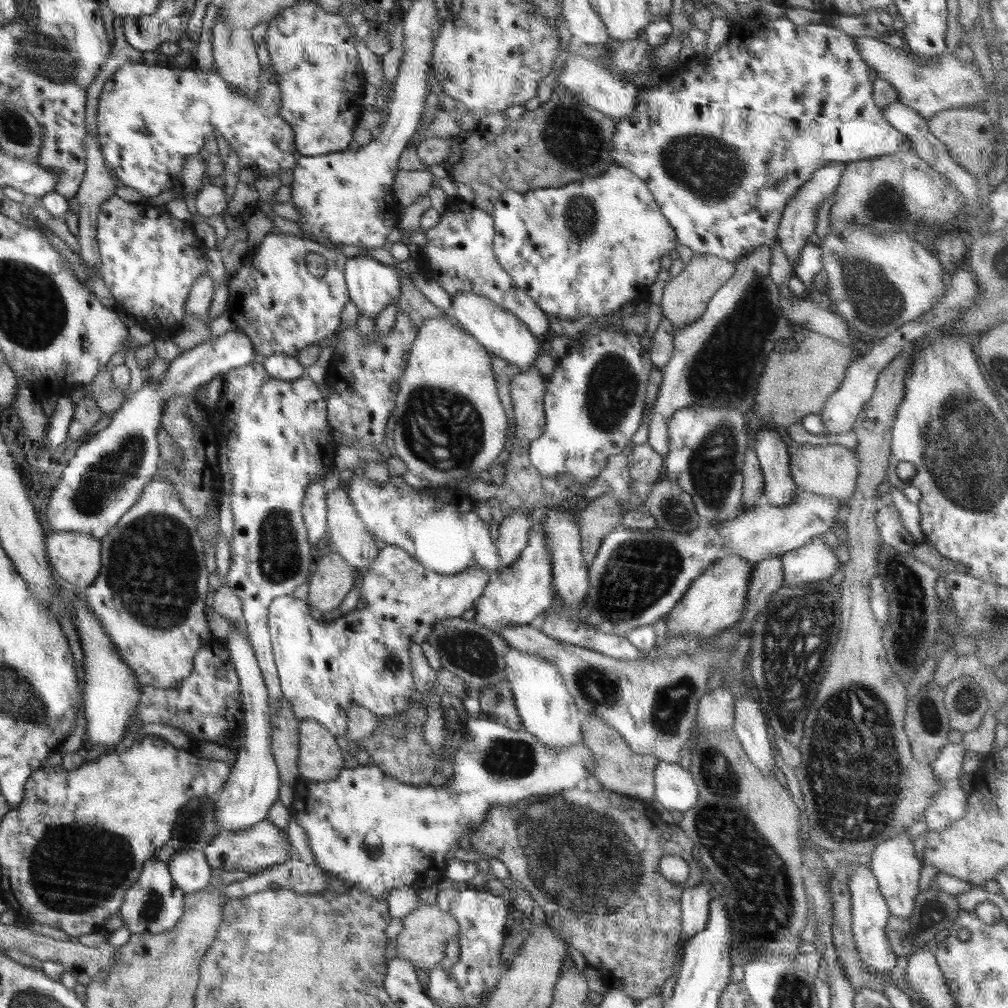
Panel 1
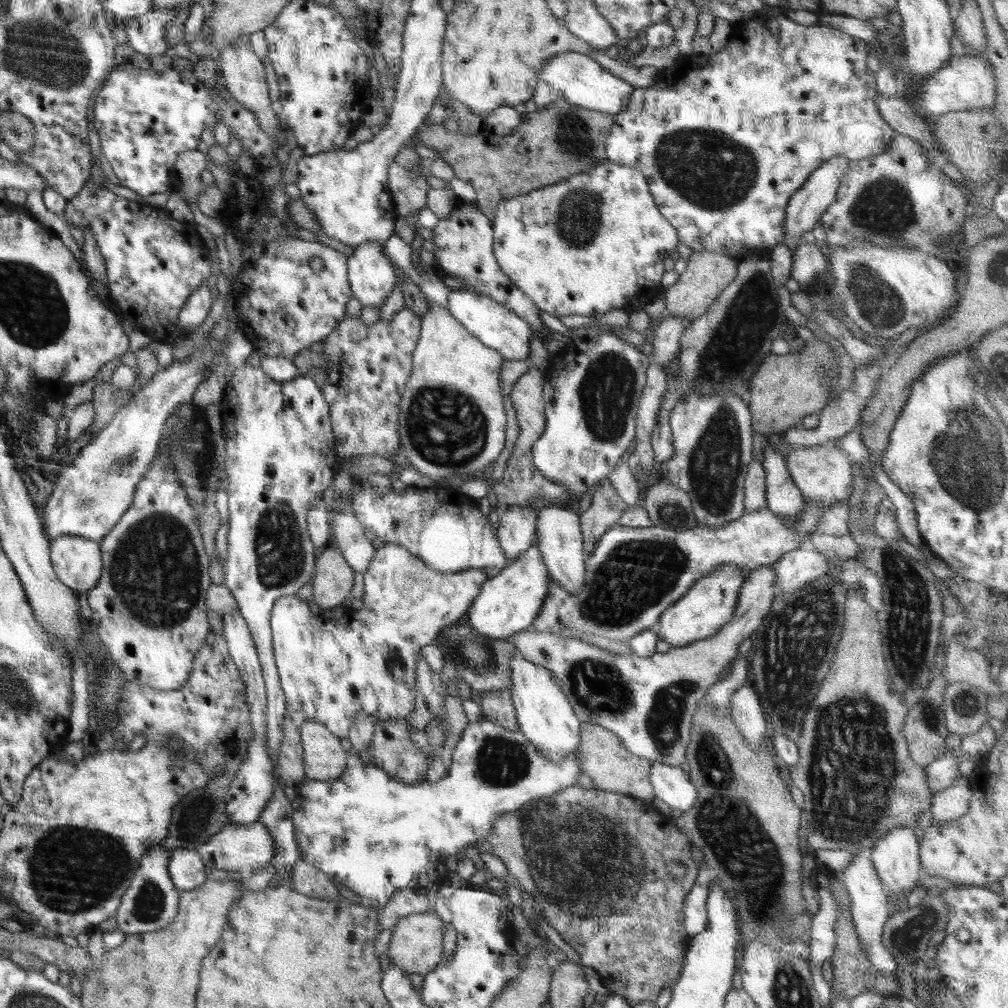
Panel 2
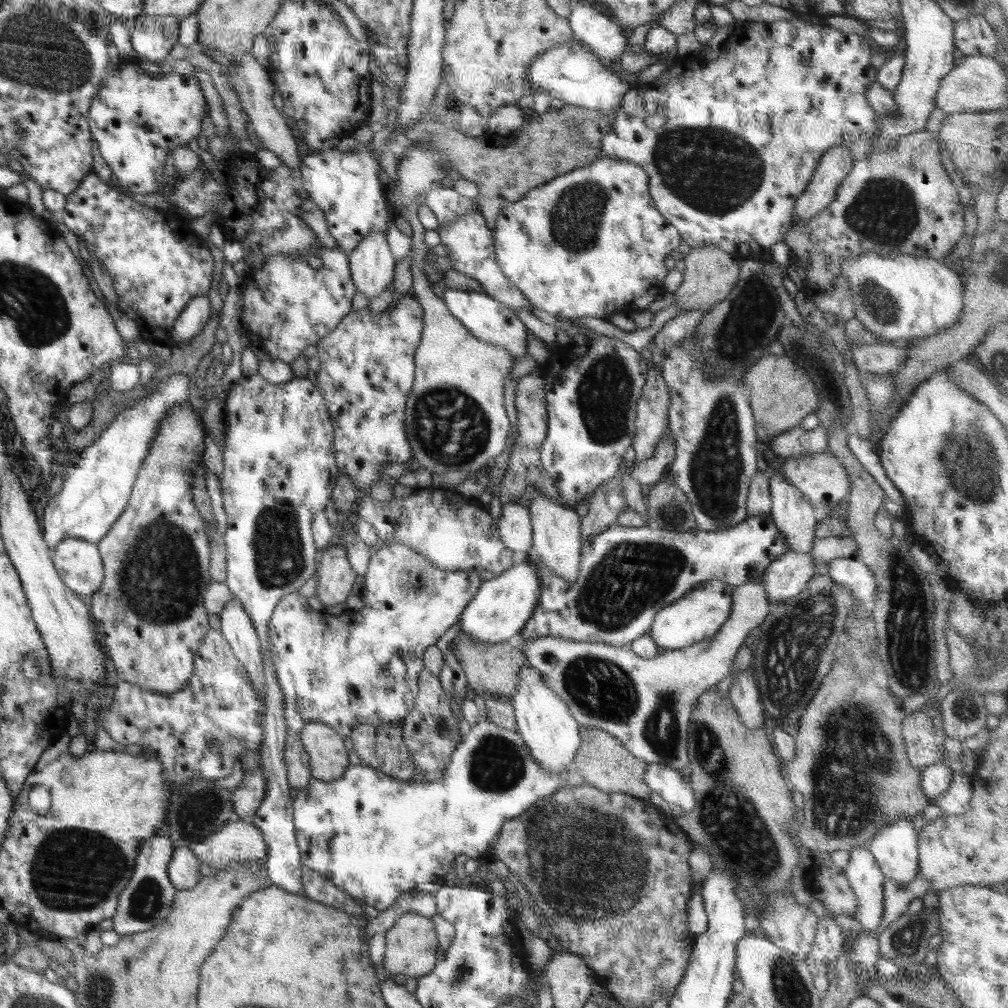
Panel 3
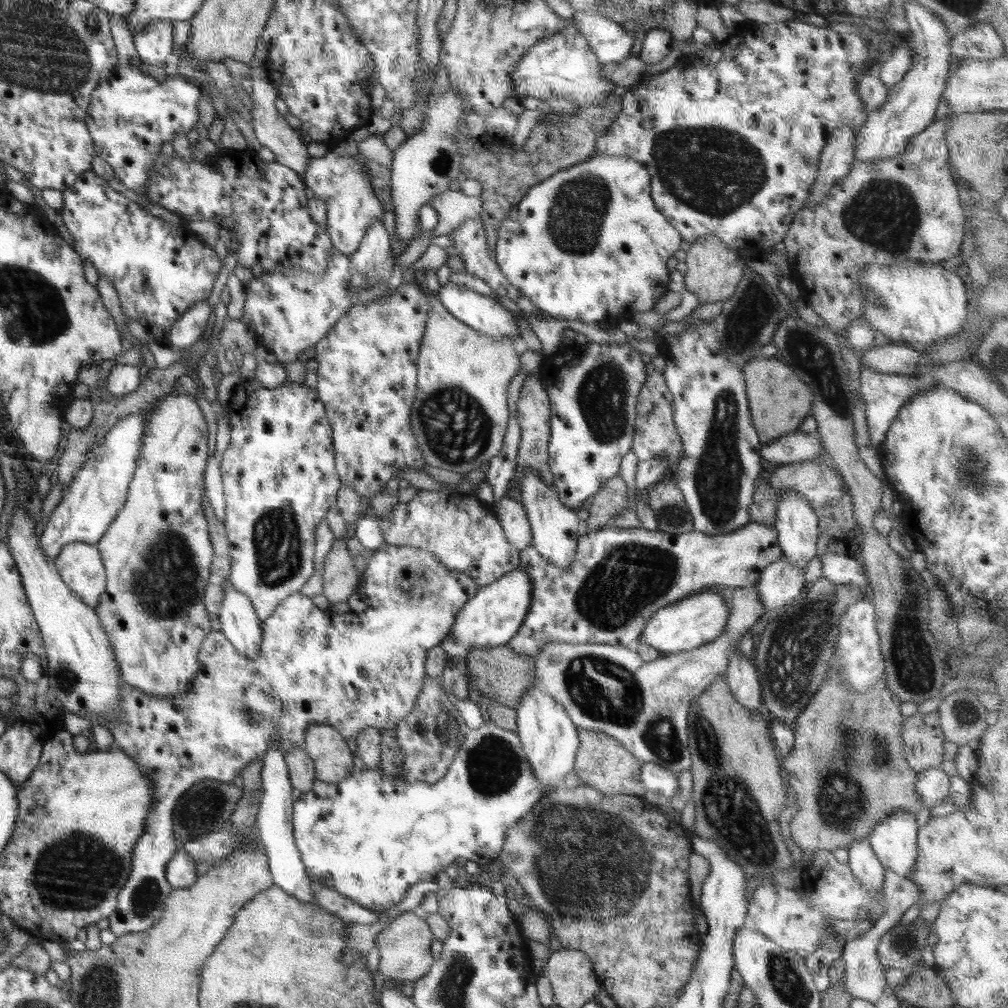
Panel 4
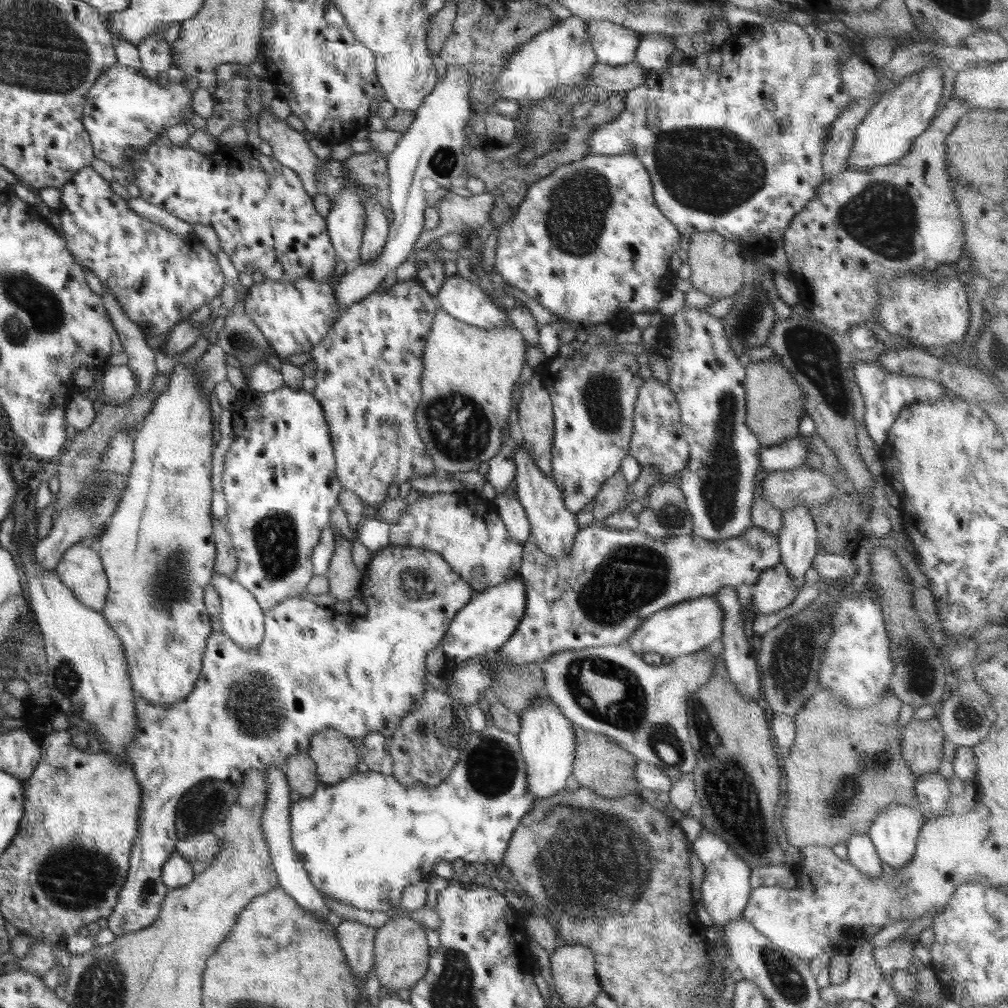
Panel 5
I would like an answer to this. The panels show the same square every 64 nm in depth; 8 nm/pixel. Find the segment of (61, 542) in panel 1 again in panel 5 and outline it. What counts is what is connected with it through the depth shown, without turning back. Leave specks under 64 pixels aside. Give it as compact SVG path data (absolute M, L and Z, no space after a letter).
M82 542L72 545L66 550L55 571L58 578L86 606L93 607L96 611L105 608L109 579L100 554L93 544Z

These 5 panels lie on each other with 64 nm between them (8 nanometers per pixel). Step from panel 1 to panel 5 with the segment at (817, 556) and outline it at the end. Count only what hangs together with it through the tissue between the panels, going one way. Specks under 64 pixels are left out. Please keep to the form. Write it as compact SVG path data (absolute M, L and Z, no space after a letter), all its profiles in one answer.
M781 562L764 570L752 589L753 606L760 614L778 612L790 606L796 596L794 579Z

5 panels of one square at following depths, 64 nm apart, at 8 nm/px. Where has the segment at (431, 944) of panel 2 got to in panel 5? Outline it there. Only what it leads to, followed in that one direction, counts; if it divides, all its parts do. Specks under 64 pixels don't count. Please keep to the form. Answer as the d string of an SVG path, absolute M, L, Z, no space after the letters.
M410 916L394 918L375 930L373 953L374 974L378 977L383 992L398 992L401 988L411 991L411 987L426 974L430 961L426 933L419 921Z

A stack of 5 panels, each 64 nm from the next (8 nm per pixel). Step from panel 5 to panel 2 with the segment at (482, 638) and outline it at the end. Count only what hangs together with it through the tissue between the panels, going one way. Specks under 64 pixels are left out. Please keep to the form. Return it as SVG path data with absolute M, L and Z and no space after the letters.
M535 538L528 550L482 585L480 594L472 601L466 613L470 628L484 636L506 640L513 634L528 629L545 604L549 578Z

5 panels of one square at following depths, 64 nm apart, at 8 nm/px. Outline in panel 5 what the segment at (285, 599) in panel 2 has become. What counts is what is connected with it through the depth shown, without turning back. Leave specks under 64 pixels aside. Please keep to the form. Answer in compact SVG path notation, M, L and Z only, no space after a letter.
M392 545L375 552L369 561L365 573L363 574L363 582L361 583L360 595L364 597L365 604L368 607L368 613L364 615L352 615L352 620L338 620L334 618L332 610L326 607L320 607L313 603L309 595L292 596L283 600L279 605L273 606L272 609L266 611L263 615L265 618L265 633L263 642L260 646L253 649L243 649L236 644L222 630L213 632L206 643L206 650L203 652L202 670L198 680L196 681L193 692L191 692L184 700L171 704L170 706L160 706L152 704L145 698L142 698L136 691L134 693L134 704L137 714L137 730L134 731L134 739L126 749L126 758L132 763L137 774L139 782L143 788L142 795L142 813L140 814L140 828L136 838L136 844L133 846L132 858L129 862L130 871L128 880L122 885L118 904L112 914L107 918L107 927L115 934L116 937L133 933L151 925L157 920L161 911L164 897L170 890L161 879L162 867L168 862L176 850L177 832L175 829L176 807L178 801L192 786L198 782L208 778L216 778L219 781L230 782L234 784L242 784L244 775L248 770L254 768L265 776L265 771L269 766L281 766L286 759L292 755L306 753L310 747L310 739L314 733L325 729L335 729L346 734L350 739L364 738L368 732L380 732L384 739L389 740L394 732L400 727L400 722L408 717L414 708L416 696L422 695L426 689L426 674L424 673L426 666L427 654L439 646L439 642L444 638L447 628L450 626L452 619L456 613L463 607L475 594L470 583L462 578L462 575L454 572L450 565L438 554L428 549L419 549L412 545Z

